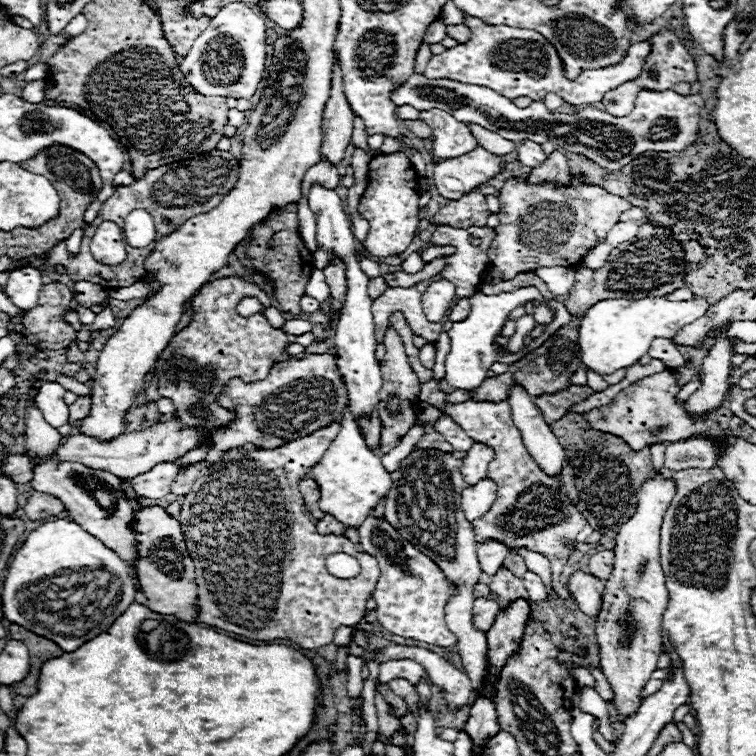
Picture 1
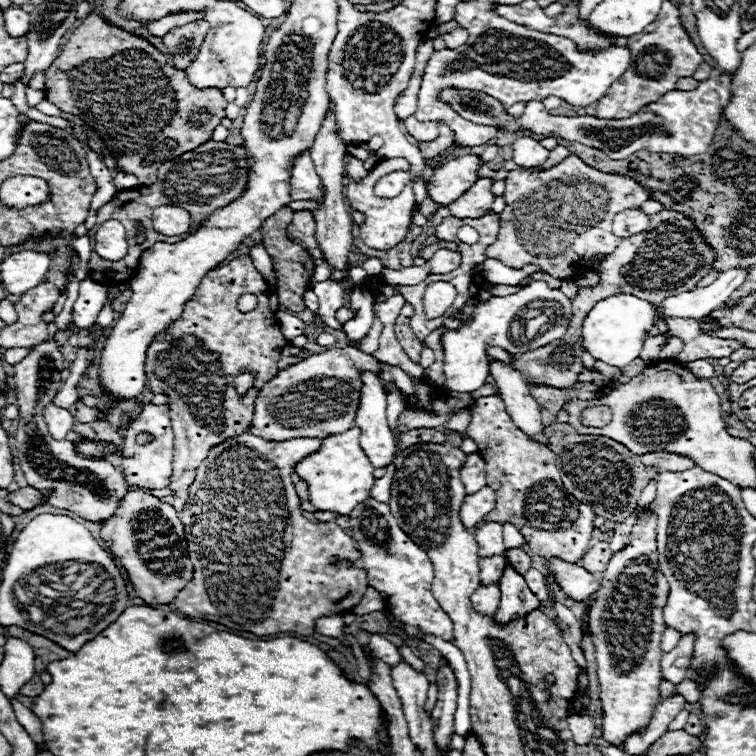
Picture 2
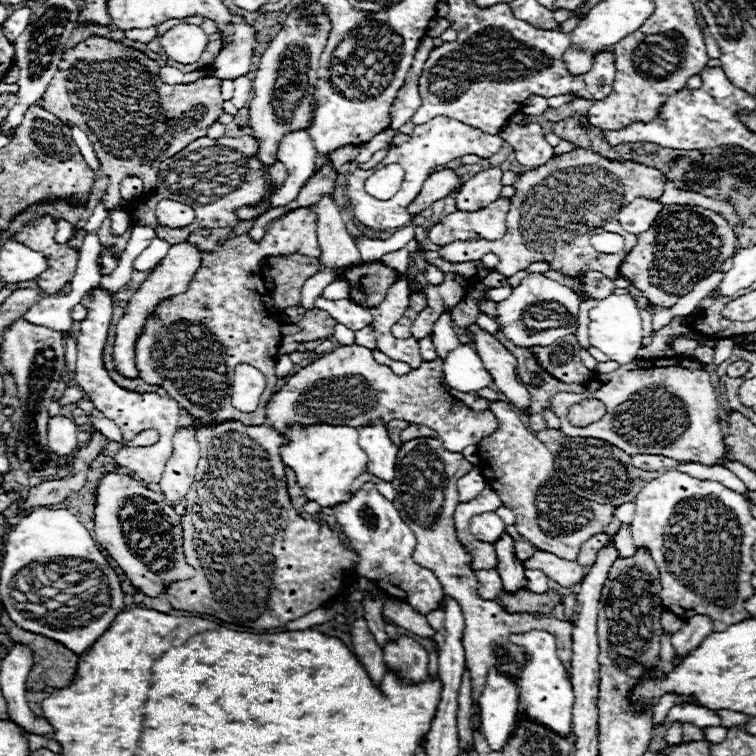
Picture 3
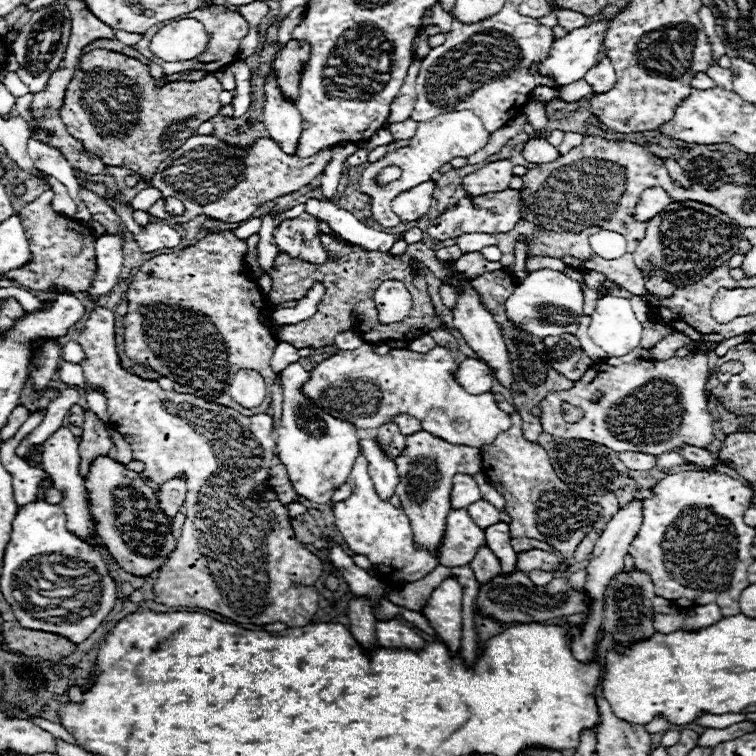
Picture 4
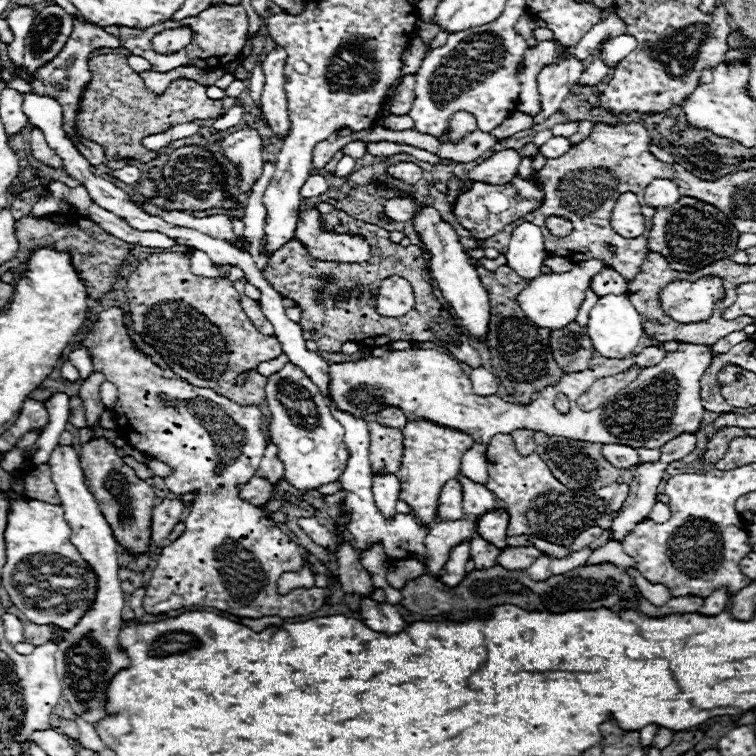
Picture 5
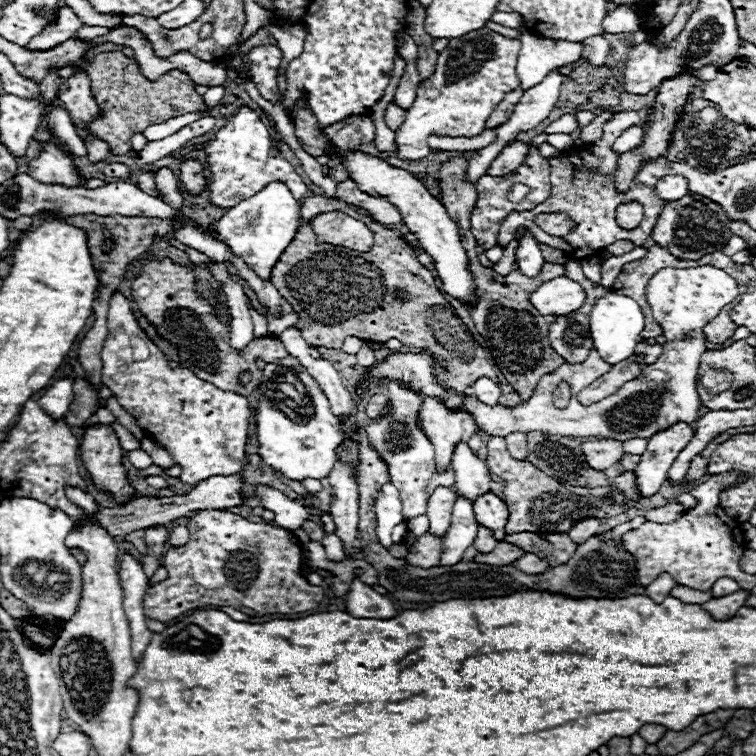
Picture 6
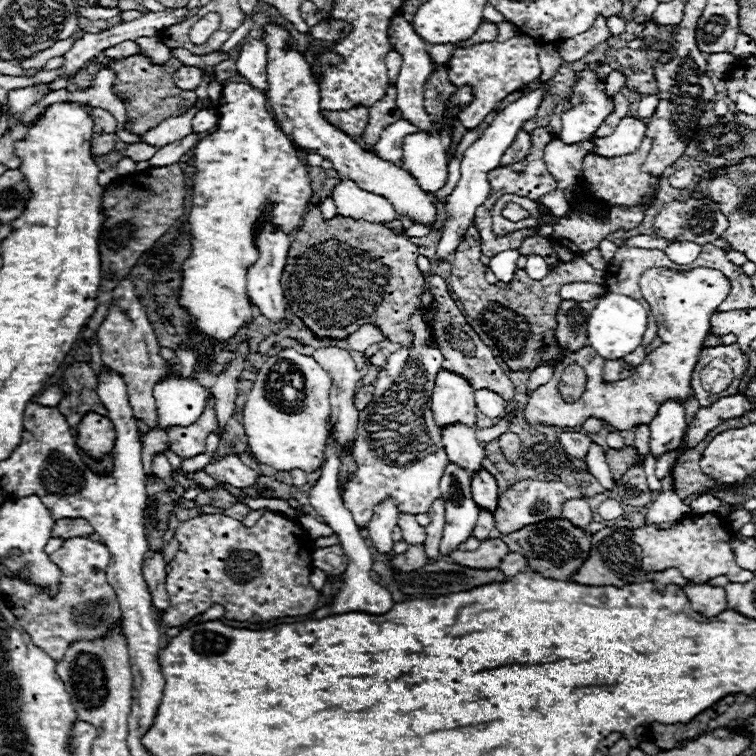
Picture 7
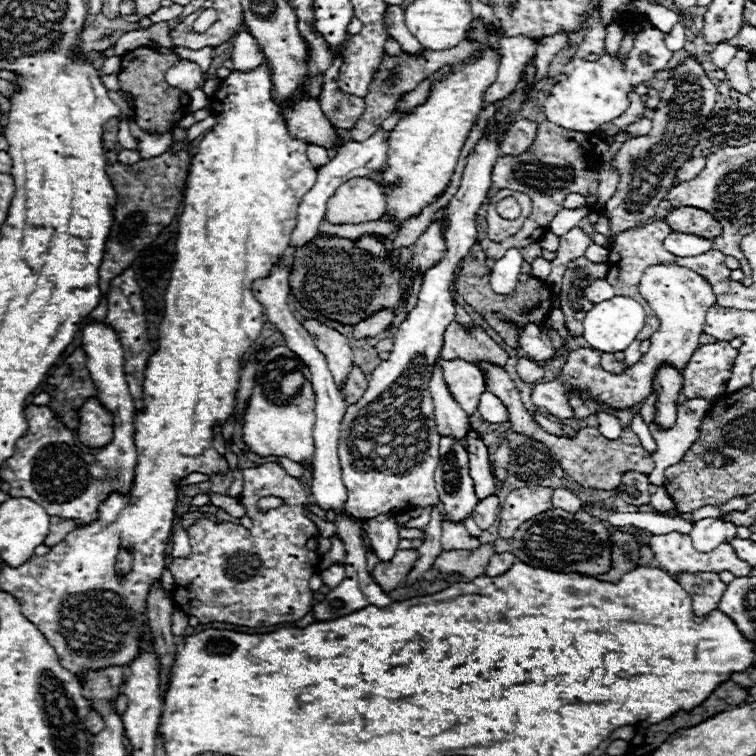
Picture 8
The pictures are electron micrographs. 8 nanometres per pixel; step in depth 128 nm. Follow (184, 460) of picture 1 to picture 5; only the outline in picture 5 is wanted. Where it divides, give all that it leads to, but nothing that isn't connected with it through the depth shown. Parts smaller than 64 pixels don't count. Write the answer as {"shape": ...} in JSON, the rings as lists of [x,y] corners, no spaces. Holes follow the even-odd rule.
{"shape":[[[306,210],[298,216],[298,228],[294,230],[306,252],[316,260],[330,262],[366,262],[370,258],[370,246],[360,236],[348,236],[324,232],[320,228],[320,212]],[[190,252],[150,254],[130,274],[126,284],[132,330],[144,336],[168,368],[194,386],[212,388],[238,404],[260,406],[266,402],[266,376],[256,372],[260,362],[282,354],[274,336],[260,334],[242,310],[240,294],[230,278],[204,278],[190,272]],[[240,372],[250,372],[244,386],[236,384]],[[176,494],[164,496],[154,506],[154,512],[152,512],[152,550],[156,550],[156,546],[162,542],[162,538],[166,538],[172,532],[174,524],[180,522],[184,508],[186,508],[186,504]]]}

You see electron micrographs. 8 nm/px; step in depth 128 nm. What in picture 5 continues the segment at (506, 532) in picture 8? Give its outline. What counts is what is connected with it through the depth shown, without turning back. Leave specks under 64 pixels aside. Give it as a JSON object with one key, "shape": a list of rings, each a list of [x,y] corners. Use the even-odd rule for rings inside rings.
{"shape":[[[498,434],[490,440],[488,448],[486,448],[486,466],[488,466],[488,488],[494,492],[494,496],[498,496],[502,502],[506,502],[508,506],[508,514],[510,514],[510,522],[508,522],[508,536],[538,536],[546,542],[558,544],[558,546],[566,546],[570,548],[574,538],[584,532],[586,528],[598,524],[600,528],[610,528],[614,516],[618,514],[622,502],[628,496],[628,486],[626,484],[610,484],[606,488],[600,488],[596,492],[574,492],[568,490],[564,484],[560,484],[550,468],[546,466],[546,462],[532,452],[530,456],[522,456],[516,450],[516,444],[512,440],[510,434]]]}

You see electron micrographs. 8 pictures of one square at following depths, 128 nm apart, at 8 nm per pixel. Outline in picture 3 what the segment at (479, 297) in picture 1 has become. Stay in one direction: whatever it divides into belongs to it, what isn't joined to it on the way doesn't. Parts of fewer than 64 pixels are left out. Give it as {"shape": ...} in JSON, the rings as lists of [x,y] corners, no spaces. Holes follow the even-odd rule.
{"shape":[[[530,274],[528,278],[522,280],[520,286],[516,286],[516,288],[512,290],[512,294],[510,294],[506,300],[498,302],[498,306],[496,306],[496,310],[498,310],[496,322],[498,322],[500,330],[504,332],[504,336],[506,336],[508,340],[512,340],[516,346],[522,346],[522,348],[550,346],[550,344],[554,344],[558,338],[564,338],[564,336],[576,332],[576,324],[566,326],[566,328],[548,328],[548,330],[540,330],[540,332],[526,332],[526,326],[522,324],[522,320],[524,320],[522,314],[524,314],[524,310],[526,310],[530,304],[536,304],[536,302],[560,302],[572,316],[578,314],[578,296],[576,296],[568,286],[562,286],[562,284],[558,284],[556,280],[546,278],[544,274]],[[458,344],[458,348],[450,350],[442,372],[446,384],[458,392],[476,392],[492,384],[492,376],[482,366],[482,360],[472,344]]]}

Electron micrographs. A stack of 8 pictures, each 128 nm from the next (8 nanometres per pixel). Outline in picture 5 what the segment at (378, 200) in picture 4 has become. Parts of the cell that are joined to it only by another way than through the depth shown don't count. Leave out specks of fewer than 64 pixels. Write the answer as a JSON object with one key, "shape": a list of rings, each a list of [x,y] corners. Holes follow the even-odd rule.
{"shape":[[[456,112],[452,118],[450,118],[450,130],[438,138],[442,144],[456,144],[460,140],[464,140],[470,132],[478,130],[476,128],[476,118],[470,114],[470,112]],[[396,162],[386,168],[386,176],[402,184],[416,184],[422,178],[422,172],[424,170],[414,162]]]}

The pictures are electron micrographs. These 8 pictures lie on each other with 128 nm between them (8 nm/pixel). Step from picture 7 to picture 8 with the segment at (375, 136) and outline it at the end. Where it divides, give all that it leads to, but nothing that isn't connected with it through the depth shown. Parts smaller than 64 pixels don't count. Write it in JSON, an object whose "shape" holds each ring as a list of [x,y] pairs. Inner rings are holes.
{"shape":[[[464,40],[462,44],[458,44],[458,48],[448,48],[446,52],[426,52],[426,54],[420,56],[420,58],[412,58],[412,56],[408,56],[408,54],[384,56],[384,58],[382,58],[382,64],[380,64],[380,68],[378,68],[378,74],[376,74],[376,78],[372,80],[370,90],[368,90],[368,94],[366,94],[366,98],[364,98],[364,102],[366,102],[364,114],[362,114],[362,118],[356,122],[356,126],[350,130],[352,140],[356,140],[356,142],[368,140],[368,138],[380,128],[380,124],[396,112],[398,100],[400,100],[400,96],[402,96],[404,92],[414,90],[426,76],[434,74],[440,66],[444,66],[444,64],[458,64],[458,62],[466,60],[466,56],[472,54],[474,50],[478,50],[478,48],[480,48],[478,42]]]}

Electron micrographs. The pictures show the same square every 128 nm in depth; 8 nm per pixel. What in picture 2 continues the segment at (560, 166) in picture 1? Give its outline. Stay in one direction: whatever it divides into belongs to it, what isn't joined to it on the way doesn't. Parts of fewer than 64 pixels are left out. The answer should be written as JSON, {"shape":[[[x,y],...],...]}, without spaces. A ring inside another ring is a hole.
{"shape":[[[556,146],[554,150],[550,150],[550,160],[546,160],[546,164],[542,164],[542,168],[540,170],[546,170],[546,168],[552,168],[554,164],[558,164],[558,162],[562,162],[566,156],[568,156],[570,152],[564,148],[564,146]]]}

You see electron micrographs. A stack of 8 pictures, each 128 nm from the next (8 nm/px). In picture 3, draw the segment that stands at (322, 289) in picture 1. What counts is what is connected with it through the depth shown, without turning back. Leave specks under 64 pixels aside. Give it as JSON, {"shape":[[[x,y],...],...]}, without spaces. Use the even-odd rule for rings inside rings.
{"shape":[[[336,278],[332,284],[328,284],[322,290],[322,298],[326,300],[340,300],[340,298],[350,298],[350,284],[344,278]],[[335,325],[333,336],[341,345],[354,344],[355,332],[344,325]]]}

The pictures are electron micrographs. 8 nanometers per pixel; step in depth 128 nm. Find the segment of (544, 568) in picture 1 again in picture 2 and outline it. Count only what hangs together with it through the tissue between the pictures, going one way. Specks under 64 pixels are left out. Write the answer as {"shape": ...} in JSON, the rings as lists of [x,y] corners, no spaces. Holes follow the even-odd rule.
{"shape":[[[504,524],[504,544],[506,548],[524,548],[526,540],[518,534],[518,528],[512,524]],[[554,602],[554,608],[559,618],[562,637],[566,644],[568,644],[573,659],[577,662],[580,668],[587,668],[584,652],[581,648],[583,633],[580,621],[570,608],[561,603]]]}

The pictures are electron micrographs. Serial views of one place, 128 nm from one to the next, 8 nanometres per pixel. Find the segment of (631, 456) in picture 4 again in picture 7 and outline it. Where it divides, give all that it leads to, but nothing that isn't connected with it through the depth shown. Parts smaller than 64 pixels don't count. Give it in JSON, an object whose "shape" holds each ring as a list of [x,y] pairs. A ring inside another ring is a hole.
{"shape":[[[562,432],[560,434],[560,444],[564,446],[564,450],[568,452],[568,456],[584,460],[588,454],[588,448],[592,444],[592,440],[586,434],[578,434],[578,432]]]}

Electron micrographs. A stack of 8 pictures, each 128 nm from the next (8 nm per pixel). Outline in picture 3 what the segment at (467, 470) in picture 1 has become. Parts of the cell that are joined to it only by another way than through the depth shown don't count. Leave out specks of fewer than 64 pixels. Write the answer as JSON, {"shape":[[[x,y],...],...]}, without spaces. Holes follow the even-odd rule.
{"shape":[[[472,468],[468,474],[464,474],[458,480],[460,502],[468,502],[468,500],[476,498],[484,488],[486,488],[486,478],[482,476],[482,472],[478,468]]]}

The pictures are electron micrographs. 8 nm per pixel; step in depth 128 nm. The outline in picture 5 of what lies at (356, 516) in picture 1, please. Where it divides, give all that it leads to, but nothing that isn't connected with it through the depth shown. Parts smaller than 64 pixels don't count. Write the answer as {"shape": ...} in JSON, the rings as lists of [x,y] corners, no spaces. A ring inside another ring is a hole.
{"shape":[[[292,362],[280,372],[268,376],[266,402],[272,412],[268,436],[278,446],[278,458],[284,462],[286,480],[298,490],[318,490],[324,484],[336,482],[348,464],[348,448],[344,444],[344,428],[332,416],[330,406],[318,386]]]}

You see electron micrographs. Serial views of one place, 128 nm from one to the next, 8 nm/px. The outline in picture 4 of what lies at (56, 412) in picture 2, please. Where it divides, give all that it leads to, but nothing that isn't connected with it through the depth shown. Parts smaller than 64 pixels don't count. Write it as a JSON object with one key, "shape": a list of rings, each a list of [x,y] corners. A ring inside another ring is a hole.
{"shape":[[[60,426],[48,440],[42,442],[44,446],[44,462],[42,468],[46,470],[46,474],[50,474],[52,482],[56,488],[60,488],[64,492],[64,500],[62,500],[62,508],[66,512],[68,518],[68,530],[74,532],[78,538],[88,540],[90,544],[96,546],[96,542],[90,536],[90,524],[94,524],[94,520],[90,520],[88,514],[88,504],[86,504],[86,488],[84,488],[84,478],[78,474],[78,464],[80,464],[80,454],[78,454],[78,438],[66,428]]]}

